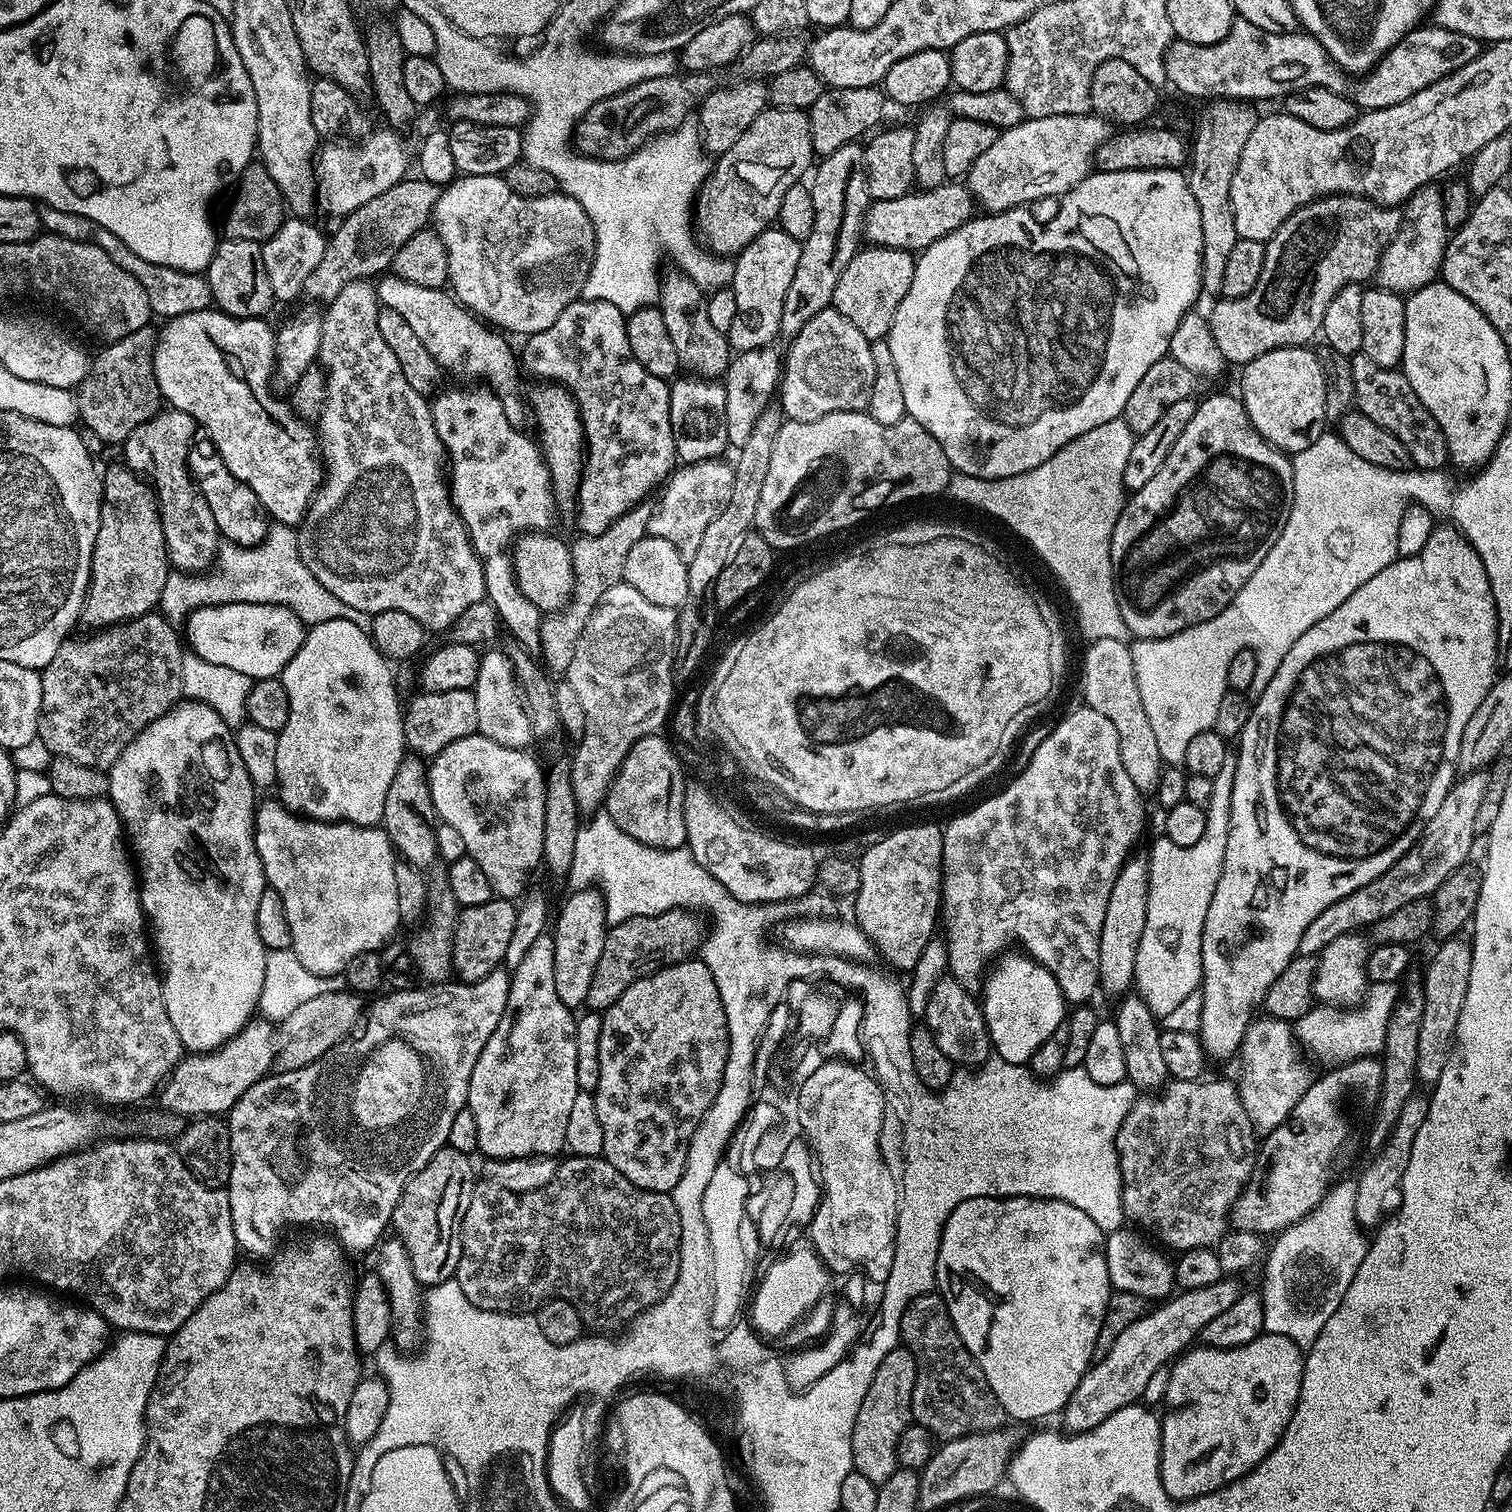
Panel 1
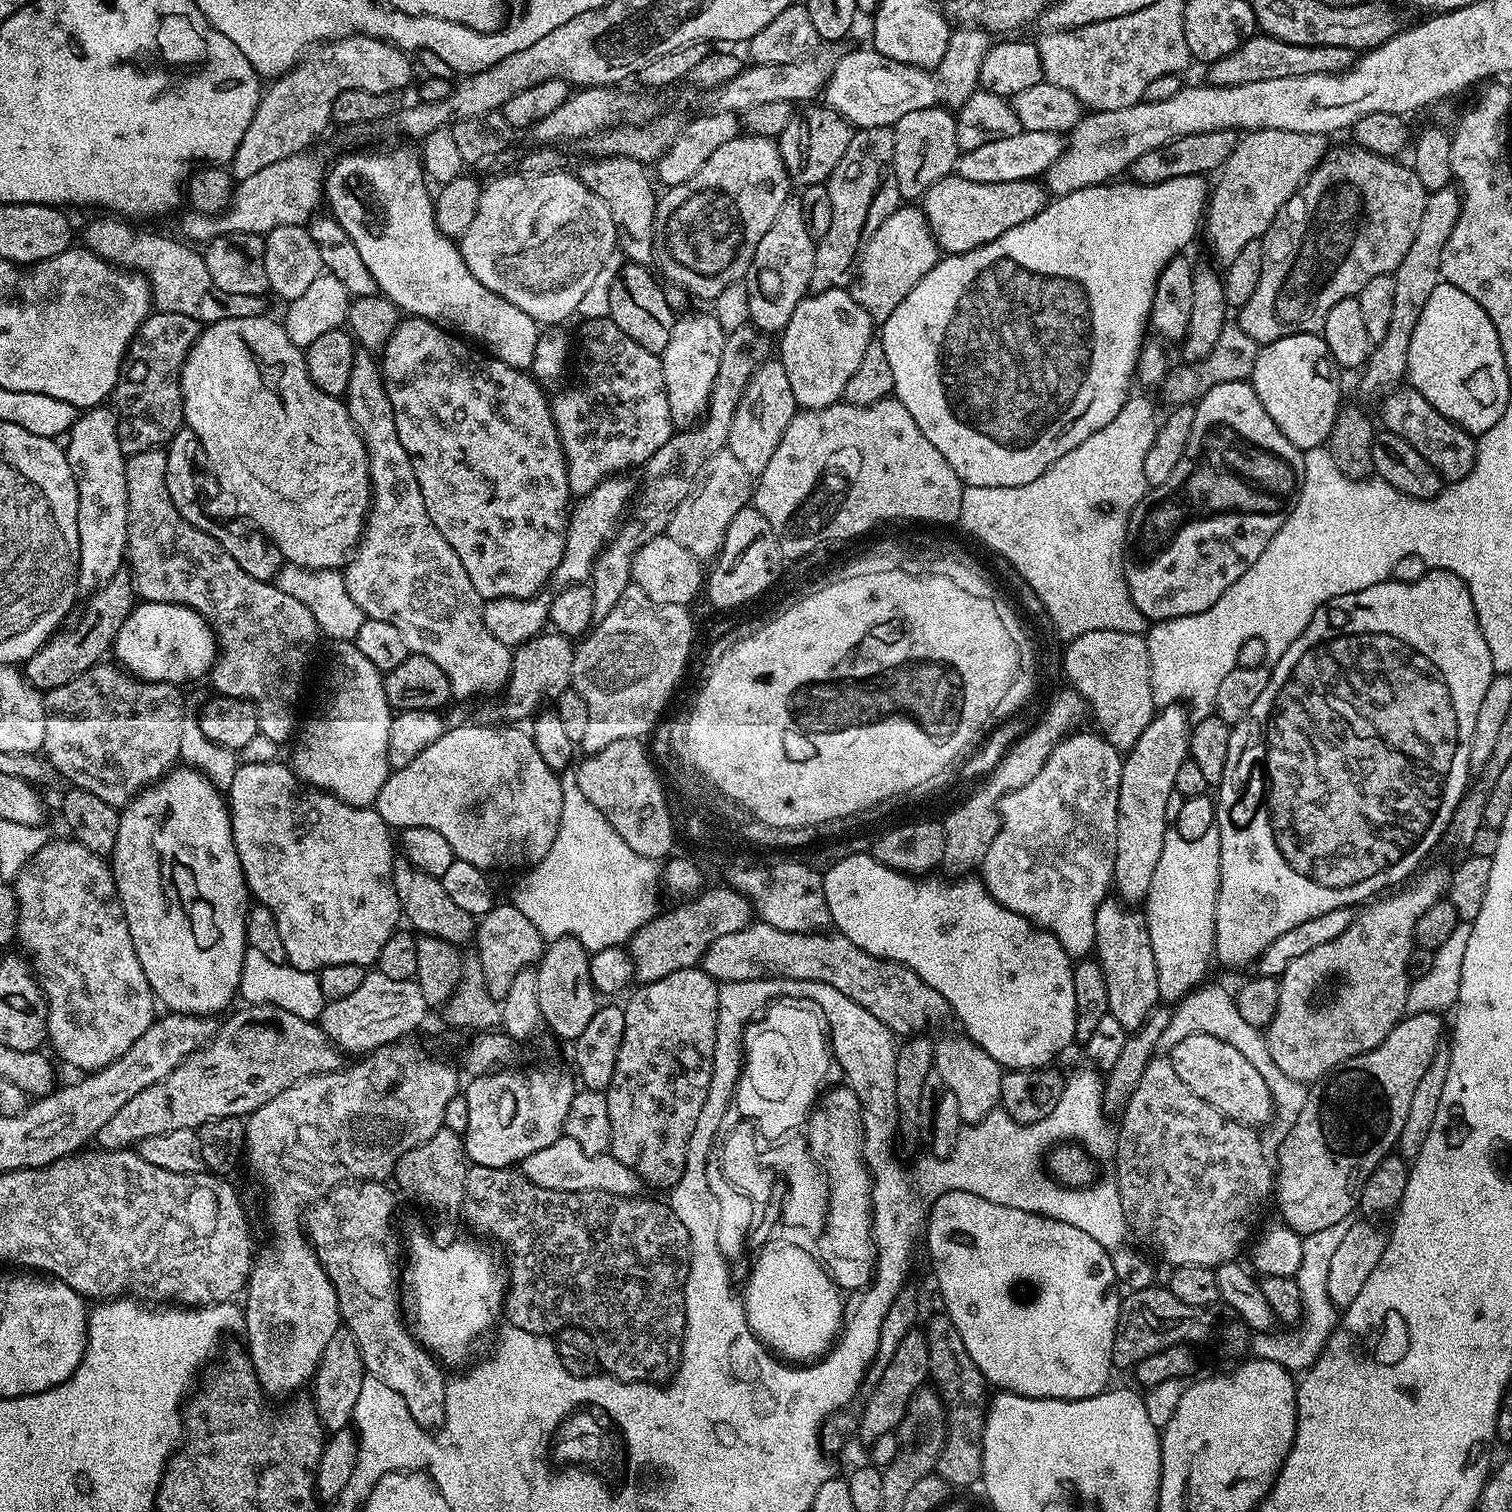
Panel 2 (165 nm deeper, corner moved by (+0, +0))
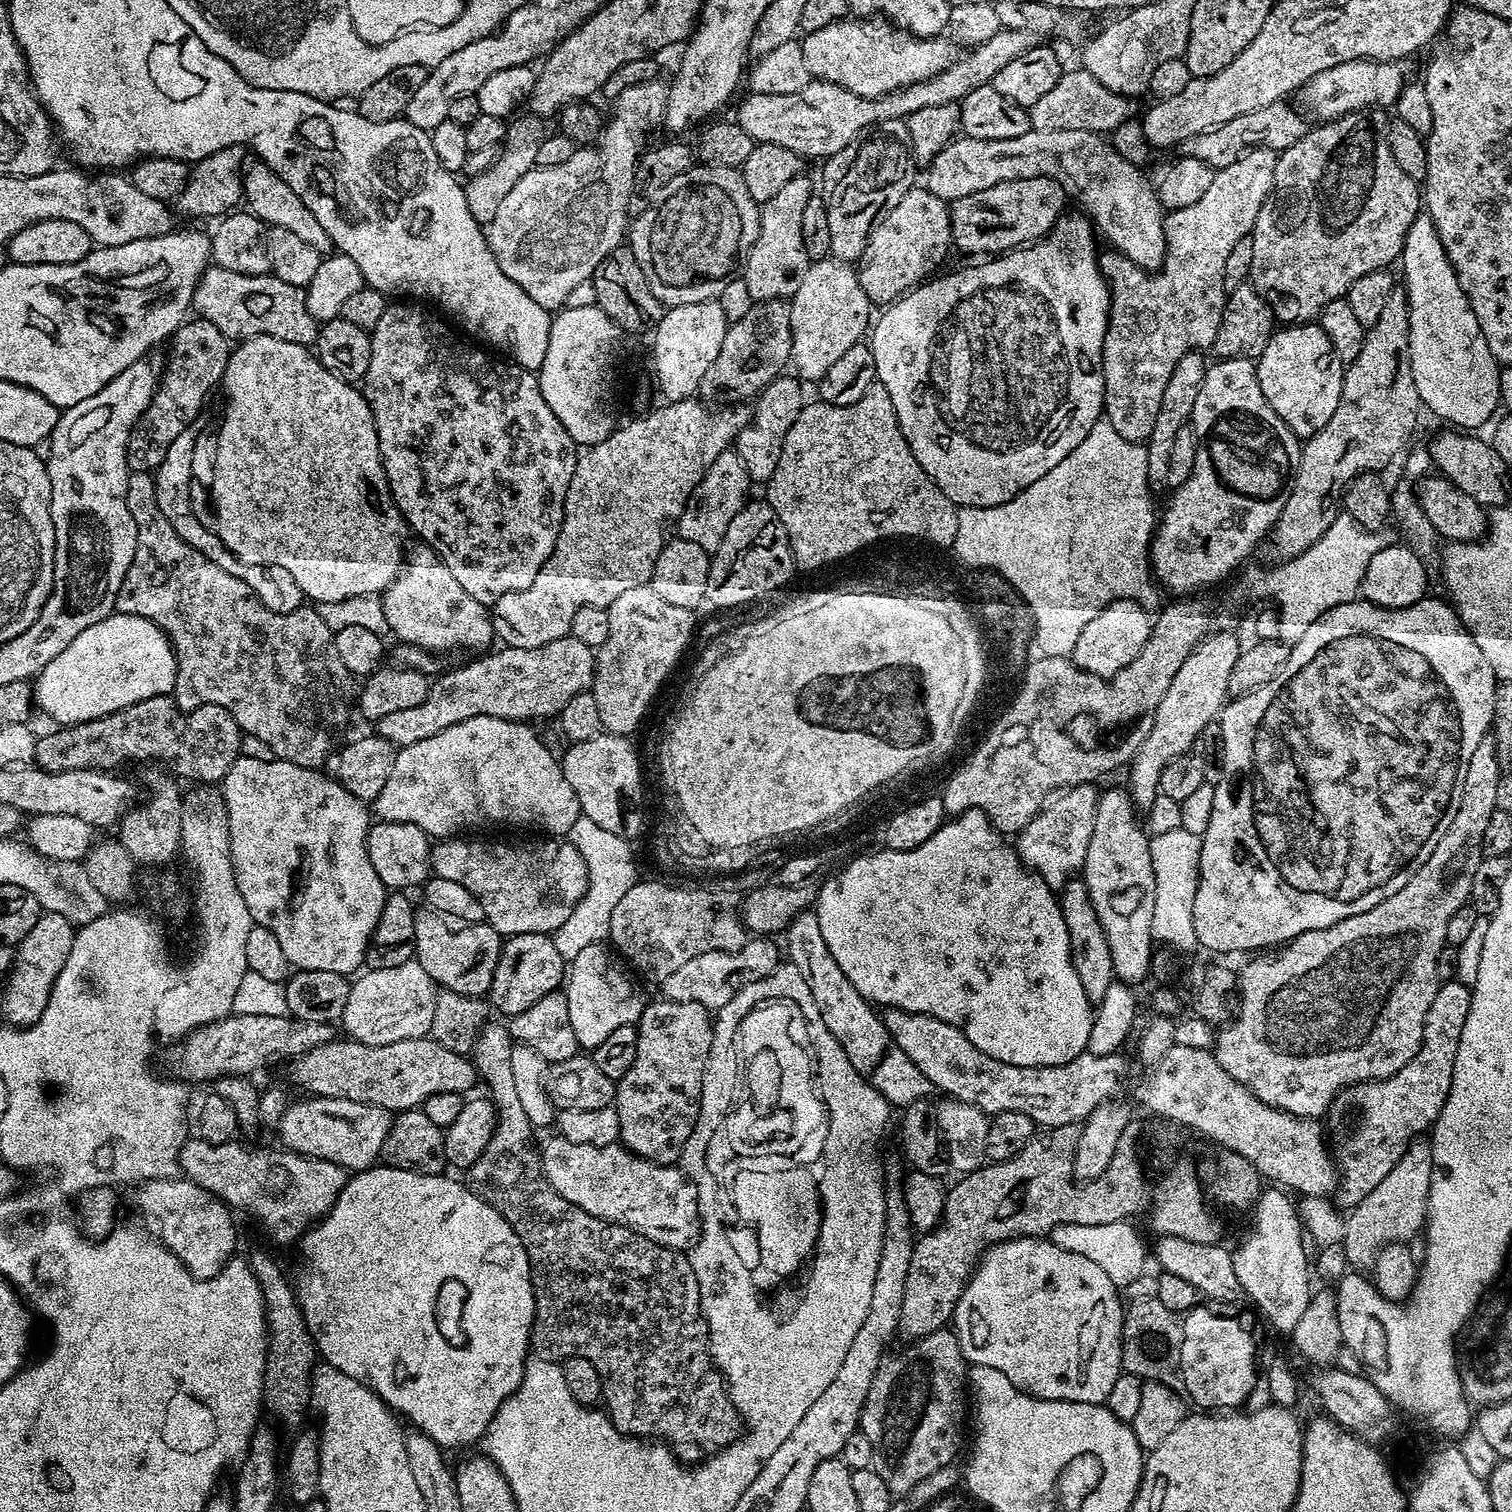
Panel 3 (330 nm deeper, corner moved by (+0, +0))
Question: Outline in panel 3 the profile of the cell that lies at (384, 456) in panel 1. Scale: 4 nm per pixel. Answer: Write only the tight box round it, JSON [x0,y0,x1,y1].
[382,547,494,654]

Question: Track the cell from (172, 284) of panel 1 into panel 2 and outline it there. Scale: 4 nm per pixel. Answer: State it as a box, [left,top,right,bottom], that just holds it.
[83,219,265,326]

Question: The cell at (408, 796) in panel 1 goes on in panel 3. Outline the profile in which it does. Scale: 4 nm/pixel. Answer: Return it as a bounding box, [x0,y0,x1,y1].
[412,906,501,997]

